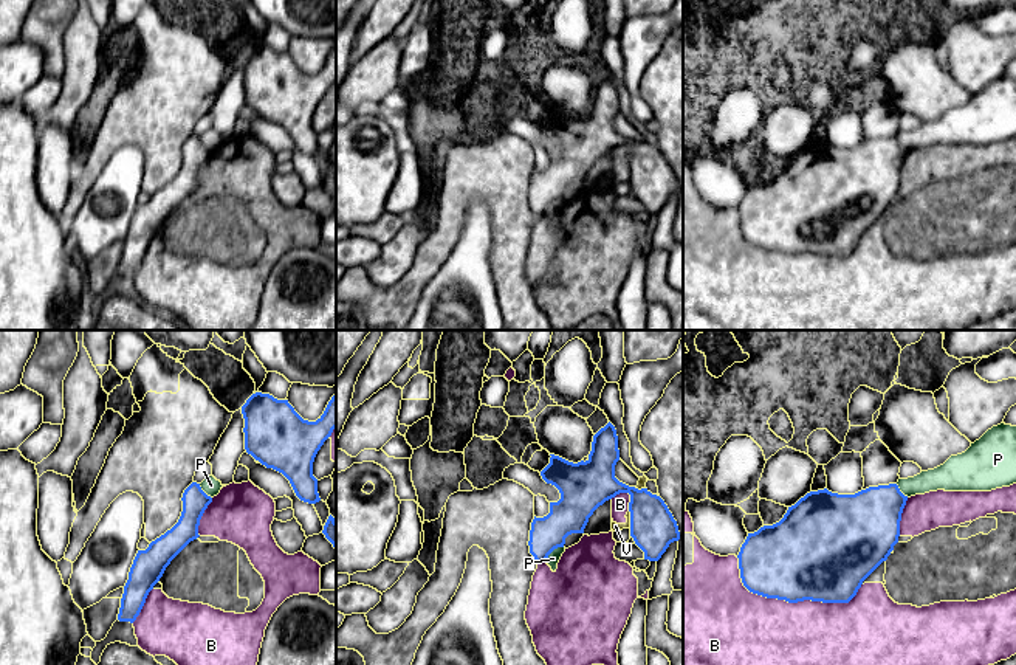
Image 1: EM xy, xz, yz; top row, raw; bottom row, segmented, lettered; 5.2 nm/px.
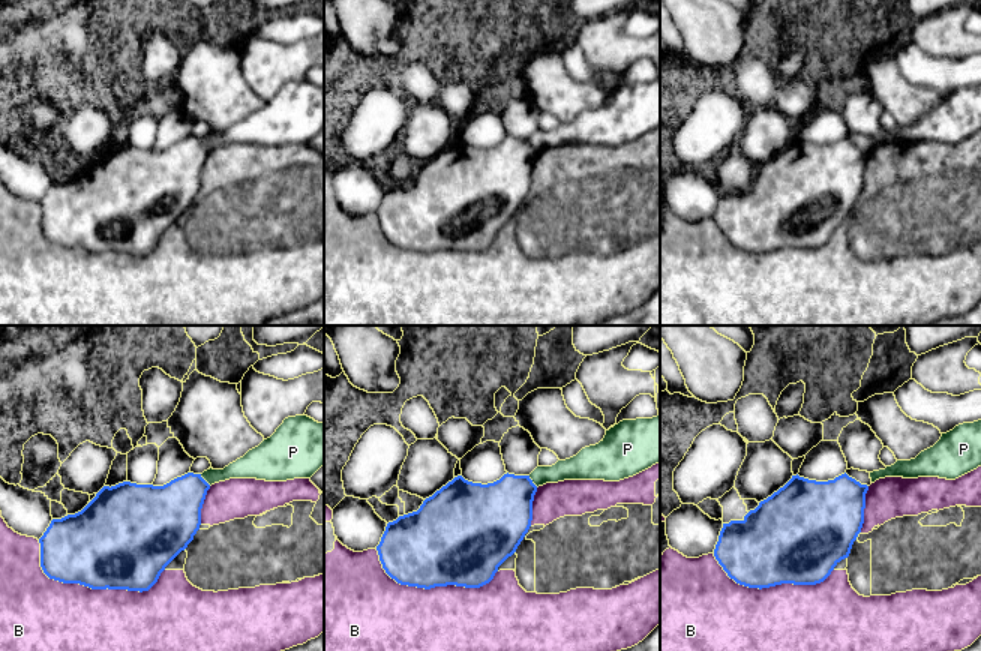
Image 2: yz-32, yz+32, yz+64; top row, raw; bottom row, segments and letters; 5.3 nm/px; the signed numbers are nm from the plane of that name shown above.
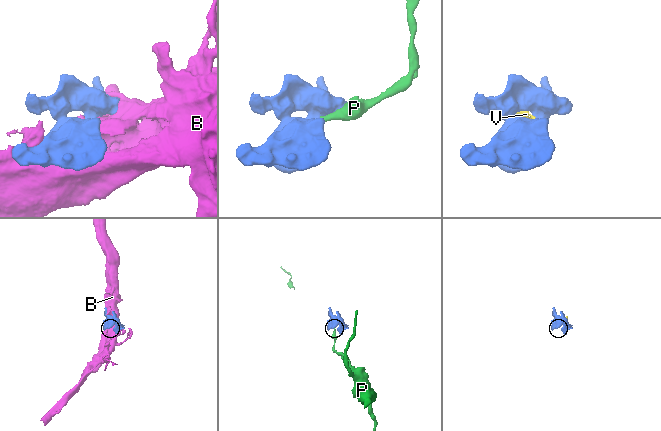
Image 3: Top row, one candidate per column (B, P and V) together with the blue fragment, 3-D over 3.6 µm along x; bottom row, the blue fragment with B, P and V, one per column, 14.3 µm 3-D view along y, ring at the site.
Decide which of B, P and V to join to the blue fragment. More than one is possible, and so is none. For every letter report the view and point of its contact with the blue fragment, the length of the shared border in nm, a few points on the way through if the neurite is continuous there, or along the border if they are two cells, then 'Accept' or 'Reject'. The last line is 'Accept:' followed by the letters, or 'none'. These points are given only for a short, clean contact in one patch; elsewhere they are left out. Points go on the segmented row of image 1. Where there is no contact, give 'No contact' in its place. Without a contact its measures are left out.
B: Touches blue at yz (792, 602). Shared border 650 nm. Reject
P: Touches blue at xz (552, 551). Shared border 130 nm. Boundary: xz (562, 546), (558, 546), (544, 561). Reject
V: Touches blue at xz (631, 520). Shared border 100 nm. Reject
Accept: none

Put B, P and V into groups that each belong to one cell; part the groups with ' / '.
B V / P

